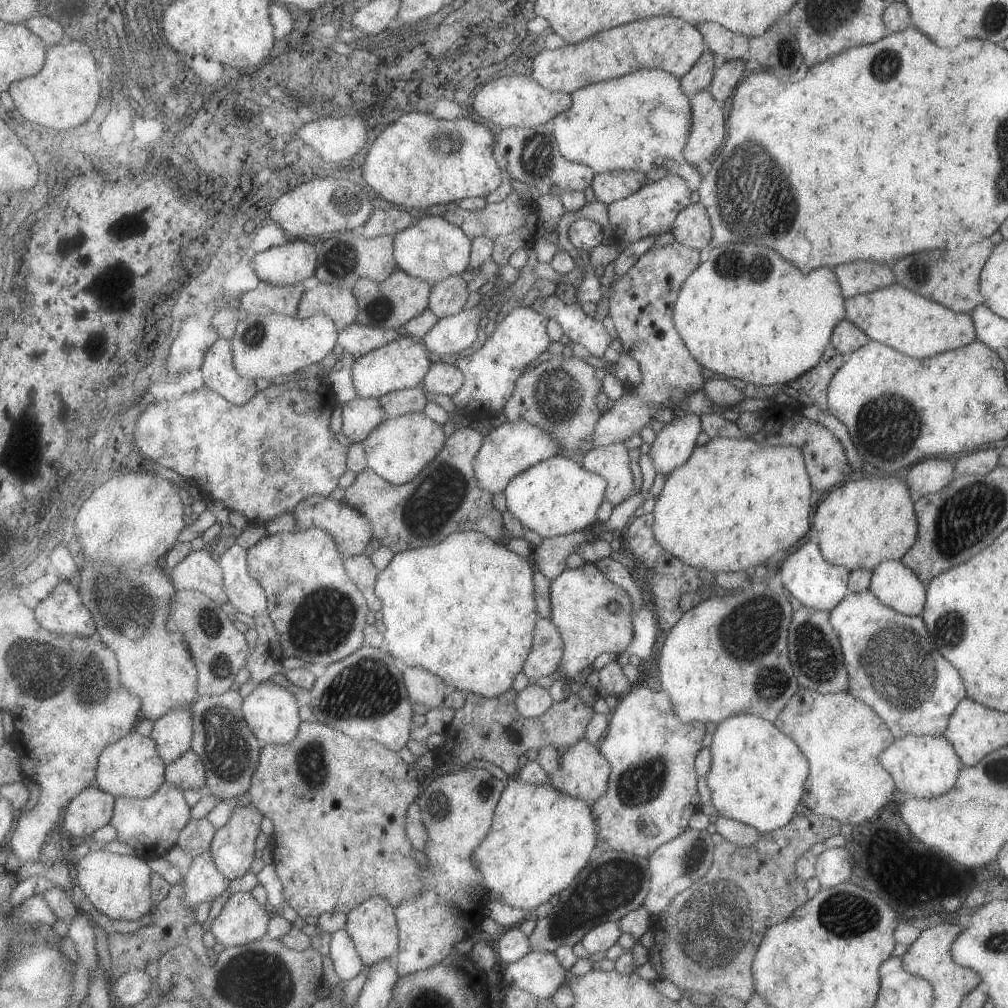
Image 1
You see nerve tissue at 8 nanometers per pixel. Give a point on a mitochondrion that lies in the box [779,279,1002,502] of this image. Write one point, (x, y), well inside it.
(887, 430)

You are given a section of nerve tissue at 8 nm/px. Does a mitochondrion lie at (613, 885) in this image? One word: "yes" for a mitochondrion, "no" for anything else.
yes

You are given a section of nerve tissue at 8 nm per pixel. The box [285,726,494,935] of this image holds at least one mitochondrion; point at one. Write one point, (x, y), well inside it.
(311, 765)

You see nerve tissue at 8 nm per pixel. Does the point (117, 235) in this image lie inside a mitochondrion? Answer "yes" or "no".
yes

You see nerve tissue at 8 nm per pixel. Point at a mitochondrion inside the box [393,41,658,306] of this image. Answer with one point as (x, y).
(536, 155)

